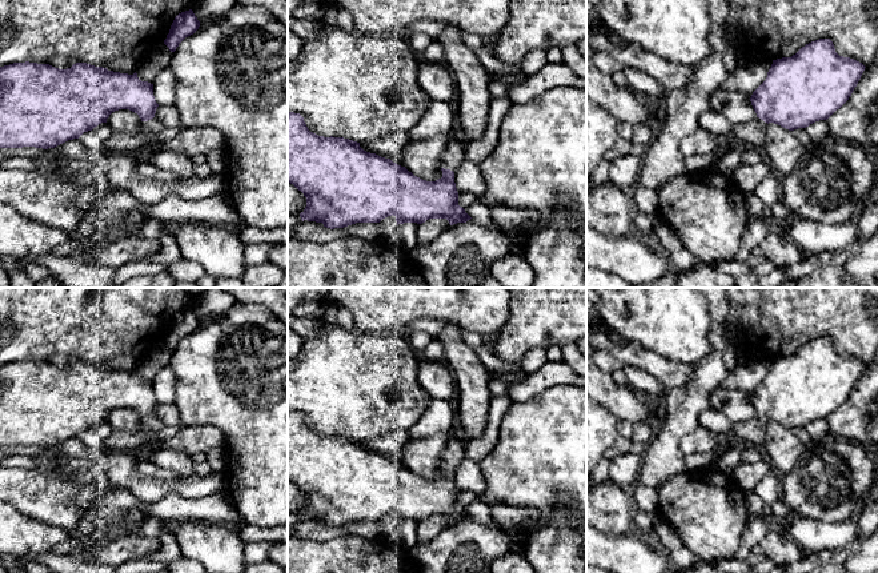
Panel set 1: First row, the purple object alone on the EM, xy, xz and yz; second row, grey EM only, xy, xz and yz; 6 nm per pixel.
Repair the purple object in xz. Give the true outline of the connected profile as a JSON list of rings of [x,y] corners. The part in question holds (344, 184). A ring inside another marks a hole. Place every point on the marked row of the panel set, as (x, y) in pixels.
[[[288,112],[288,183],[306,197],[301,220],[322,223],[334,229],[356,223],[380,223],[394,216],[397,225],[422,224],[429,219],[446,219],[450,225],[472,217],[458,205],[454,172],[465,156],[464,145],[450,132],[446,151],[440,157],[442,177],[426,181],[390,159],[364,151],[360,143],[344,137],[324,137],[310,132],[300,113]]]

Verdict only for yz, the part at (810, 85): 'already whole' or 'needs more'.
needs more

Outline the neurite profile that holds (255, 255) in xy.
[[[269,243],[245,245],[244,257],[246,268],[268,263],[272,248],[273,245]]]

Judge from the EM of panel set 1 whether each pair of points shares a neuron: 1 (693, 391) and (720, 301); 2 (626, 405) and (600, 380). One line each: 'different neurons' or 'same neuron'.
1: same neuron
2: same neuron

